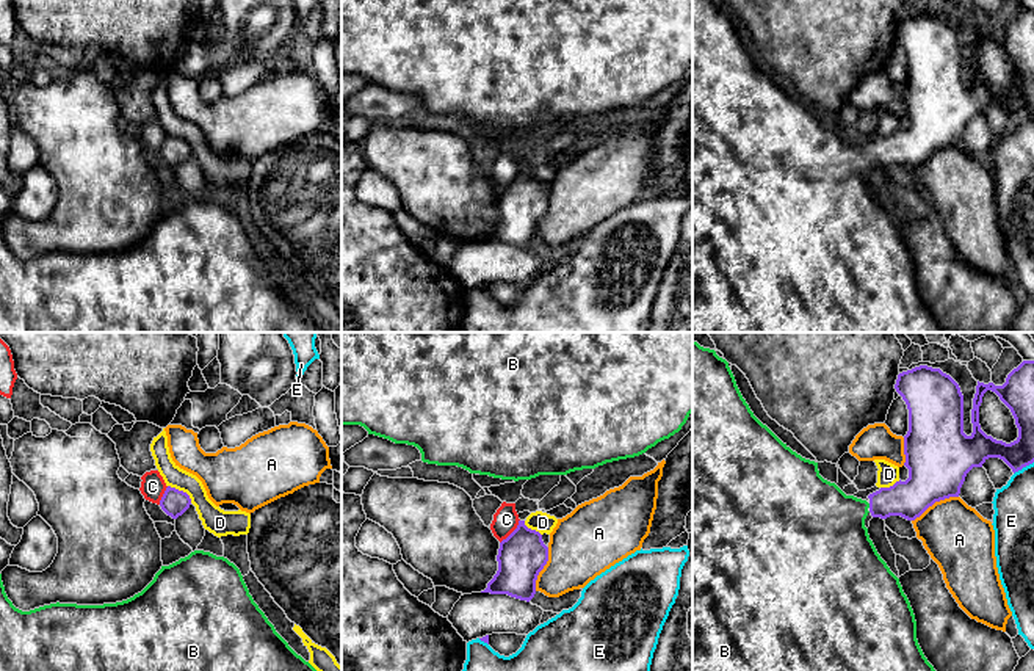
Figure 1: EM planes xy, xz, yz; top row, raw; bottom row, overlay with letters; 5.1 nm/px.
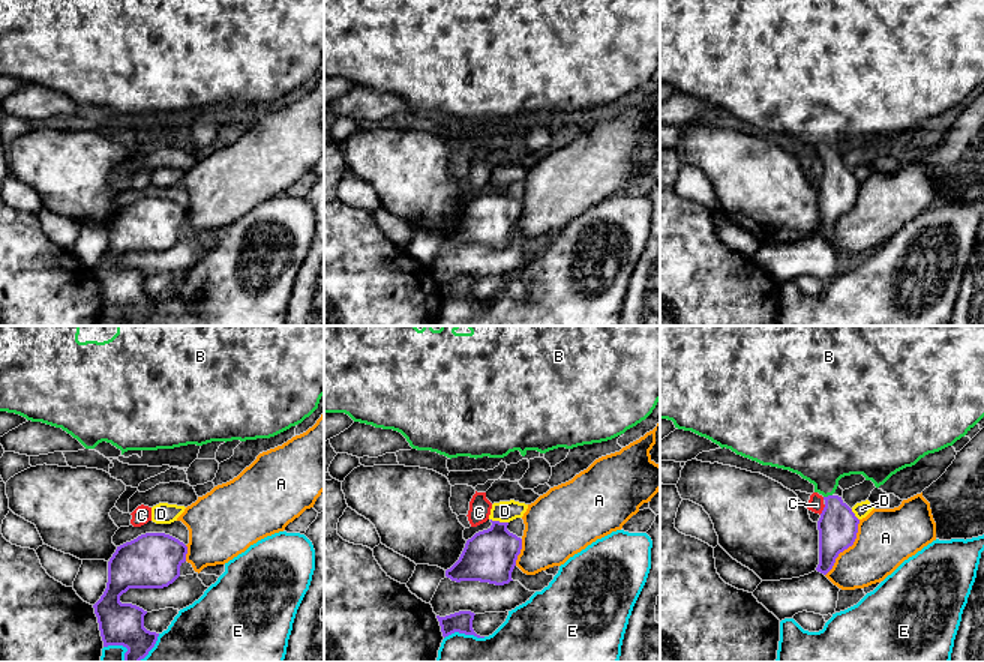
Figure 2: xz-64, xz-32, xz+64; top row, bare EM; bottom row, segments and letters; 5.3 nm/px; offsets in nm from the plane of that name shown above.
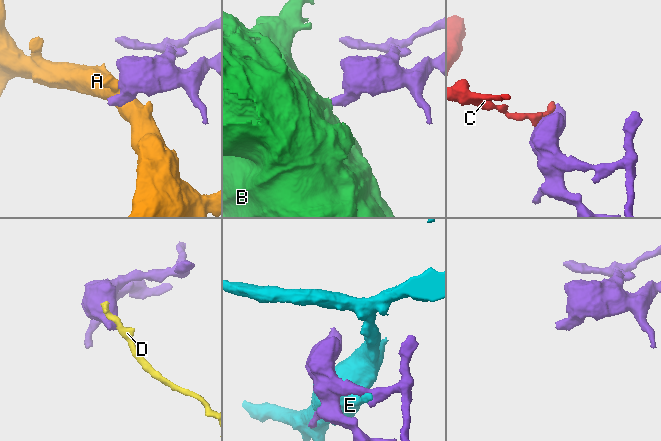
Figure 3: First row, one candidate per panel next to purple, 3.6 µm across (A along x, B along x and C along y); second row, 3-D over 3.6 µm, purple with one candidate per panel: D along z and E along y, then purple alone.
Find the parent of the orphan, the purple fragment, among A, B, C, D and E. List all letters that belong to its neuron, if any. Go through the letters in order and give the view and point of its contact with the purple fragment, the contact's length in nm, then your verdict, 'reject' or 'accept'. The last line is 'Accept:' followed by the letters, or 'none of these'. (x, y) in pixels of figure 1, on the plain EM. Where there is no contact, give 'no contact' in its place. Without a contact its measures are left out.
A: contact yz (934, 151); length 280 nm; reject
B: contact yz (870, 154); length 30 nm; accept
C: contact xz (513, 181); length 160 nm; reject
D: contact xy (182, 140); length 160 nm; reject
E: contact yz (1023, 115); length 120 nm; reject
Accept: B

